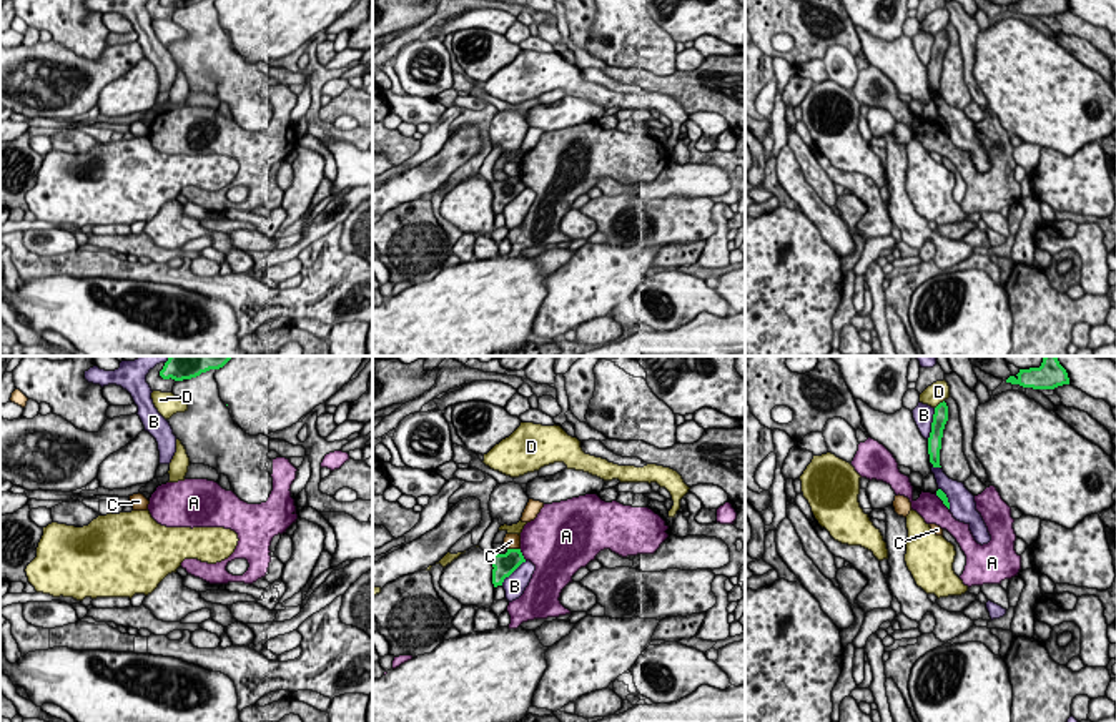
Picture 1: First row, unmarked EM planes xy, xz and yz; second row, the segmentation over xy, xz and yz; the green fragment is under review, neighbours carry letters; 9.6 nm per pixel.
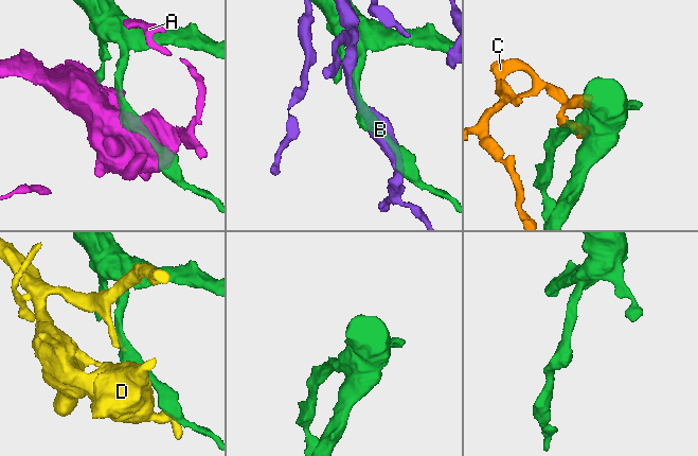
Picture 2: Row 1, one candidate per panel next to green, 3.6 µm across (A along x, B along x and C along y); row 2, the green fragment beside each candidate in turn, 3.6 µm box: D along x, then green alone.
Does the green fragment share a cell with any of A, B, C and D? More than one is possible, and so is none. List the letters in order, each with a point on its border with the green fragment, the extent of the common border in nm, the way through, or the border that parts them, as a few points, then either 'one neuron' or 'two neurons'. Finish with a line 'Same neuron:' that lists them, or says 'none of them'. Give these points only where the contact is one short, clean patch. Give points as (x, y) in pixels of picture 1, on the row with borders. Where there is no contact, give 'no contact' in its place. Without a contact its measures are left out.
A: contact xz (521, 554); length 130 nm; two neurons
B: contact yz (932, 423); length 320 nm; two neurons
C: contact xz (514, 549); length 130 nm; border xz (508, 548), (519, 549); two neurons
D: contact yz (938, 405); length 130 nm; two neurons
Same neuron: none of them

